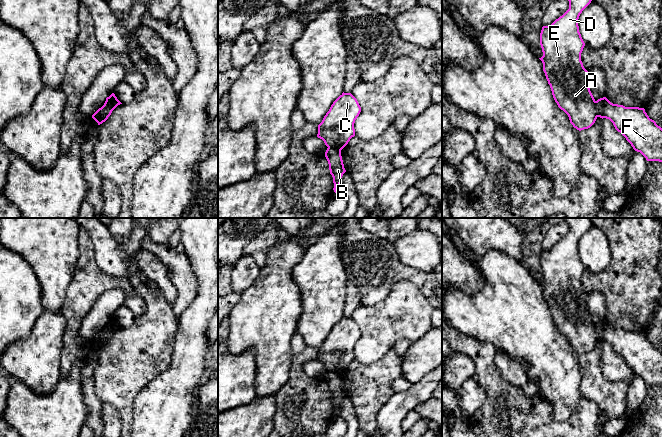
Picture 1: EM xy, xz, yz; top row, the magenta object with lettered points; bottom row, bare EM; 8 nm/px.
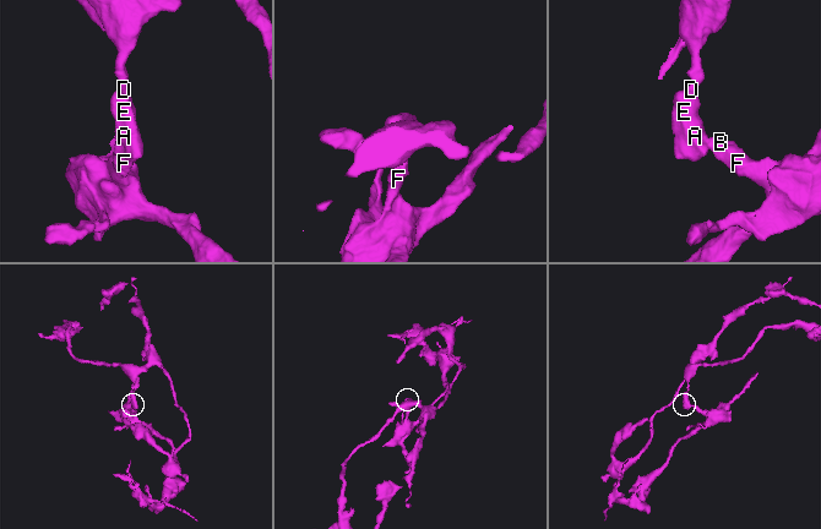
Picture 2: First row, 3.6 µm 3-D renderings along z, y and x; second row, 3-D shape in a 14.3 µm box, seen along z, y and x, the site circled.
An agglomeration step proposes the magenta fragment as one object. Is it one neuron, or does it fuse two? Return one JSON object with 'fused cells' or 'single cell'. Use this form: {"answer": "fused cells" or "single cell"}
{"answer": "fused cells"}

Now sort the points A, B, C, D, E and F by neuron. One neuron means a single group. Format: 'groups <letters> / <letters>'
groups A C D E / B F

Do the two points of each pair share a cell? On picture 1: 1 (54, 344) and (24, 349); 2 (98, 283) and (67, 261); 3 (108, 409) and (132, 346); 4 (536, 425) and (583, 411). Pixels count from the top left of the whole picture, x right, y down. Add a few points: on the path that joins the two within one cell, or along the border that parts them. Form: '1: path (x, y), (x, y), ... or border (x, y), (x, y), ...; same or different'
1: path (47, 344), (41, 349), (31, 349); same
2: border (78, 244), (76, 268), (72, 280), (66, 289); different
3: border (103, 403), (109, 403), (117, 410), (121, 425); different
4: path (548, 426), (567, 426), (571, 423); same

